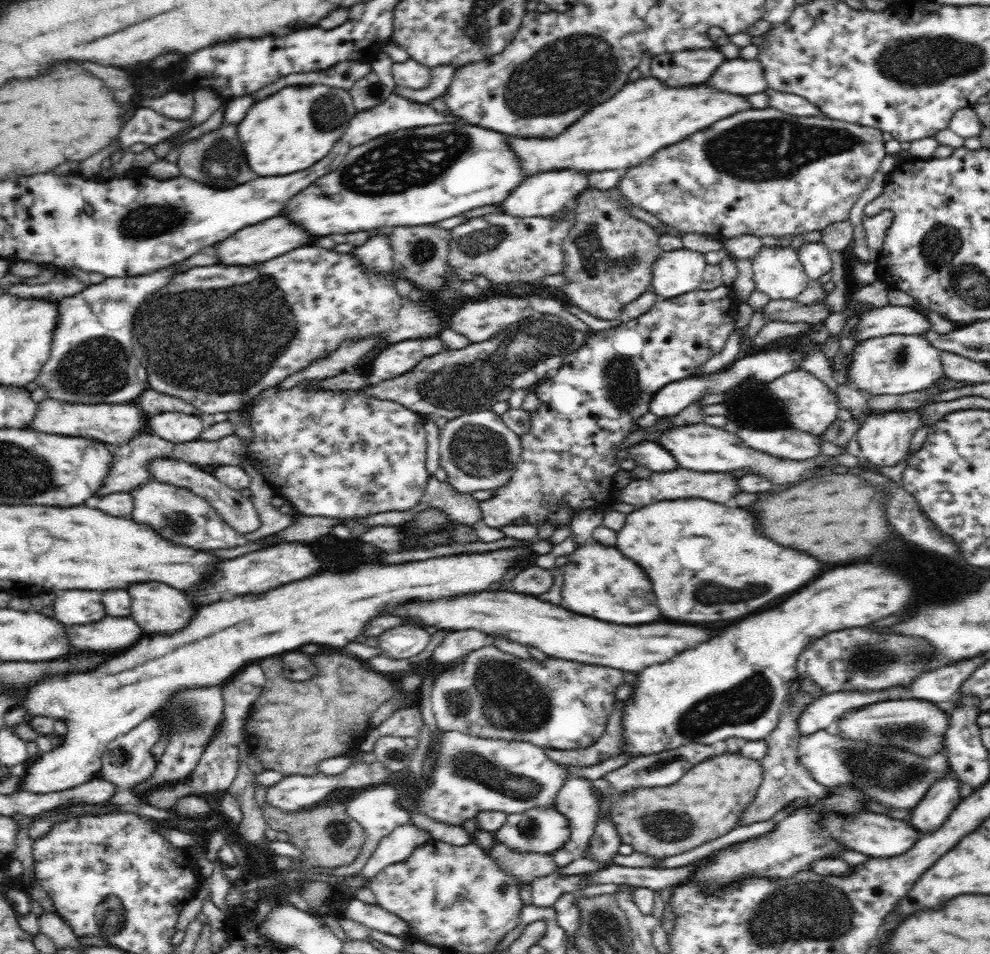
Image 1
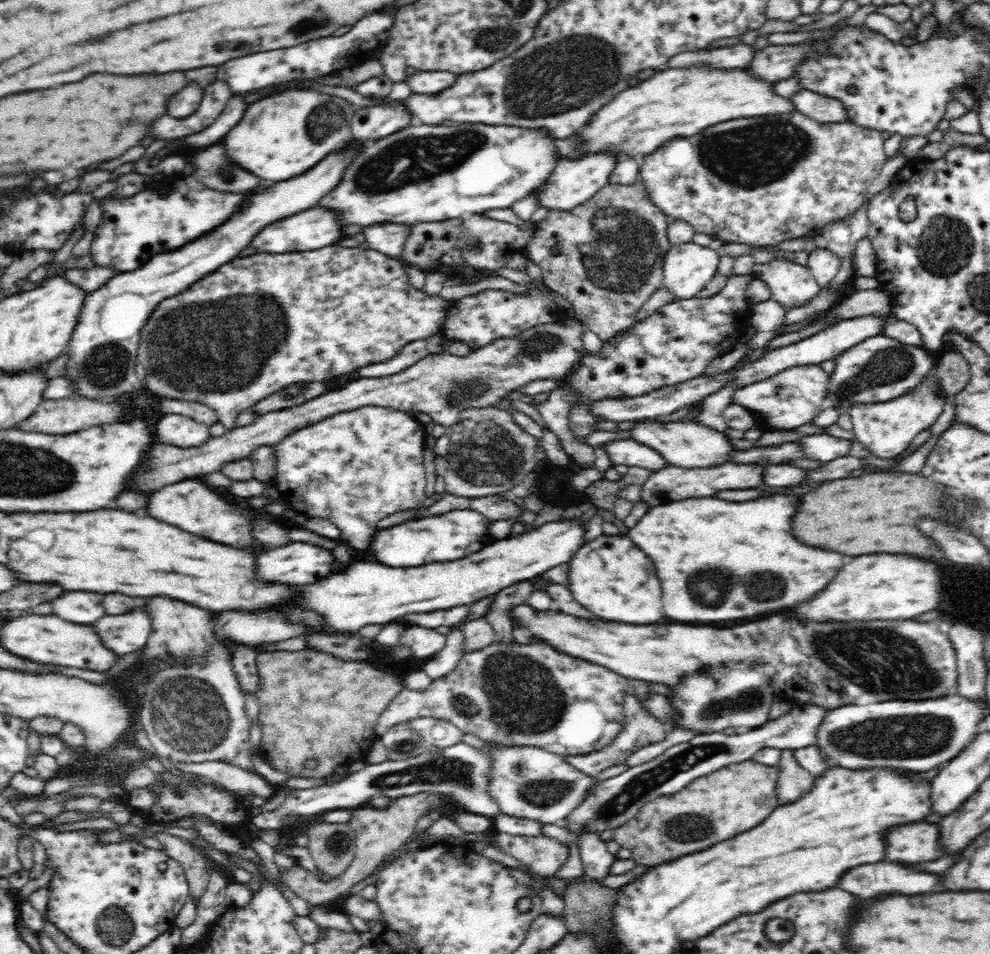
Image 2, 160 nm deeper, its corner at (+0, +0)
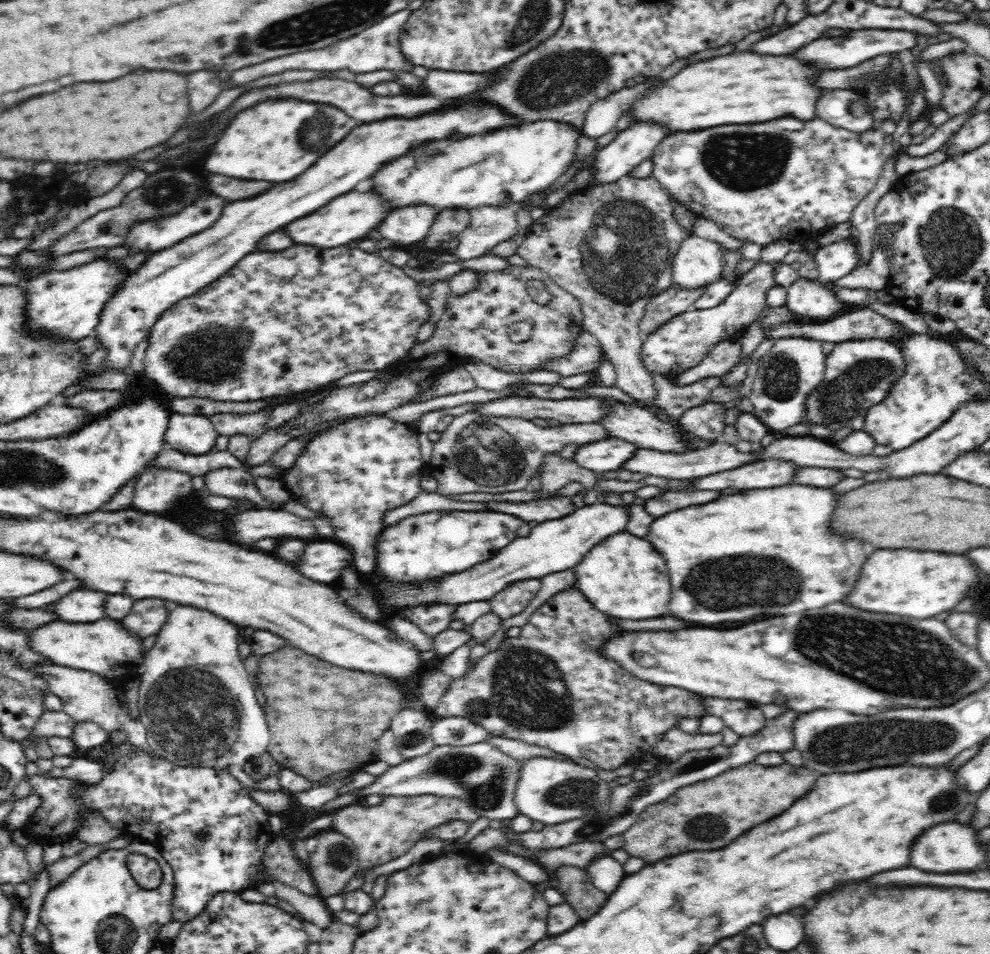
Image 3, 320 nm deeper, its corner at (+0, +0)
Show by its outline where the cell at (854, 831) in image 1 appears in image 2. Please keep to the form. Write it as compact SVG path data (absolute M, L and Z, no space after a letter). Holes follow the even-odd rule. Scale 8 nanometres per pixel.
M939 823L906 824L888 832L886 858L892 862L934 862L944 854Z

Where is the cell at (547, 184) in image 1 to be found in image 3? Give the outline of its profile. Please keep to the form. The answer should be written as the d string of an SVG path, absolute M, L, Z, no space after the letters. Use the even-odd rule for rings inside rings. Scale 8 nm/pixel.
M653 120L632 122L627 129L619 131L616 138L610 142L608 146L598 152L598 156L596 156L593 164L594 169L598 170L598 172L596 172L594 185L596 183L616 182L616 180L620 180L620 178L624 176L631 175L632 170L634 170L636 166L640 166L644 160L651 160L653 158L654 151L658 148L658 144L662 142L663 138L666 138L672 133L674 133L674 130Z

